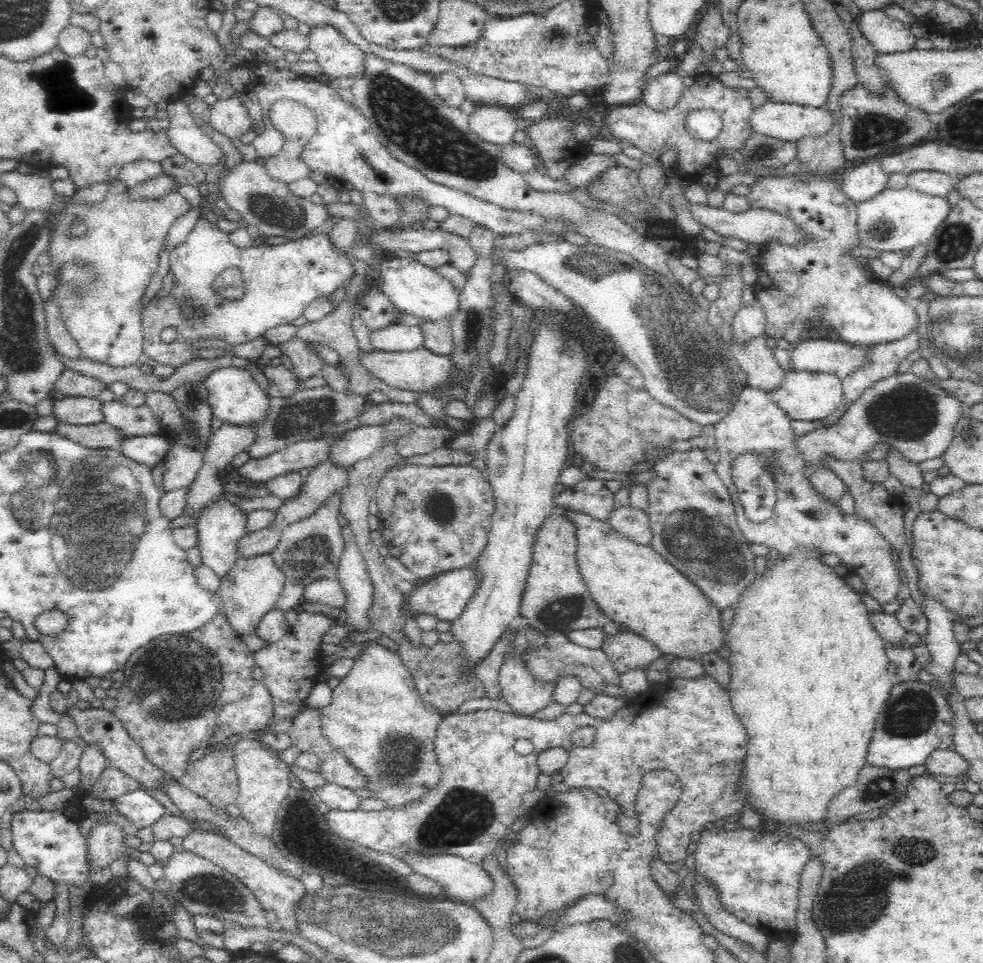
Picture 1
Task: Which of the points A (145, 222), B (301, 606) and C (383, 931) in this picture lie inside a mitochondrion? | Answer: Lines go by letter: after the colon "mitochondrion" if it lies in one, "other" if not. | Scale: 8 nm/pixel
A: mitochondrion
B: other
C: mitochondrion

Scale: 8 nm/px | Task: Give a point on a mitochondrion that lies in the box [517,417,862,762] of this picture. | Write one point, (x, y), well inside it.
(698, 534)

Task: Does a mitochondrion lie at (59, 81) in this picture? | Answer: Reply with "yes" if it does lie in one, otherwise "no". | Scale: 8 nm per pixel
yes

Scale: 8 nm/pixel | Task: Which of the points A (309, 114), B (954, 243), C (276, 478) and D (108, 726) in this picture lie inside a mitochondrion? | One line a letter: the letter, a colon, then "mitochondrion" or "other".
A: other
B: mitochondrion
C: other
D: other

